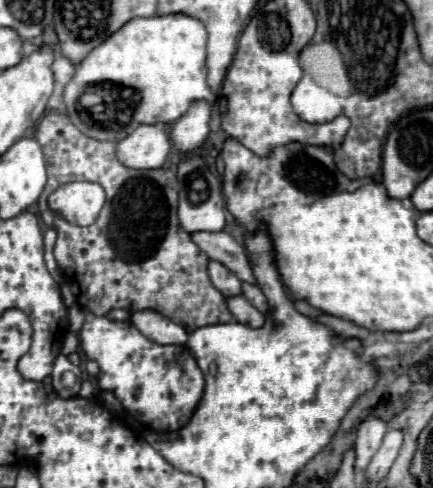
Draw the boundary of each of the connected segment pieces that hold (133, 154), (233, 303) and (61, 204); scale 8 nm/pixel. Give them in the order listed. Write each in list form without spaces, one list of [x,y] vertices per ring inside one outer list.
[[[138,126],[116,144],[116,156],[122,164],[136,170],[160,168],[170,152],[168,134],[160,126]]]
[[[236,296],[234,300],[226,300],[230,304],[230,312],[240,324],[246,324],[250,328],[262,328],[266,322],[266,316],[258,312],[244,296]]]
[[[94,182],[64,184],[50,196],[50,208],[54,208],[64,220],[72,224],[90,226],[98,218],[106,202],[106,192]]]

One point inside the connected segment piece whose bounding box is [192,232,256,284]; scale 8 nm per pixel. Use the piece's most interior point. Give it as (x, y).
(220, 246)

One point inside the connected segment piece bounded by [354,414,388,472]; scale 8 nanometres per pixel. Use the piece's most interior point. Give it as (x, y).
(372, 430)

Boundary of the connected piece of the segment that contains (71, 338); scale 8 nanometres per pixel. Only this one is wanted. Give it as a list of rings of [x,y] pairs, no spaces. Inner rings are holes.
[[[68,332],[62,340],[62,354],[68,356],[72,354],[72,352],[76,352],[76,348],[78,348],[78,346],[80,346],[78,336],[76,336],[74,332]]]

